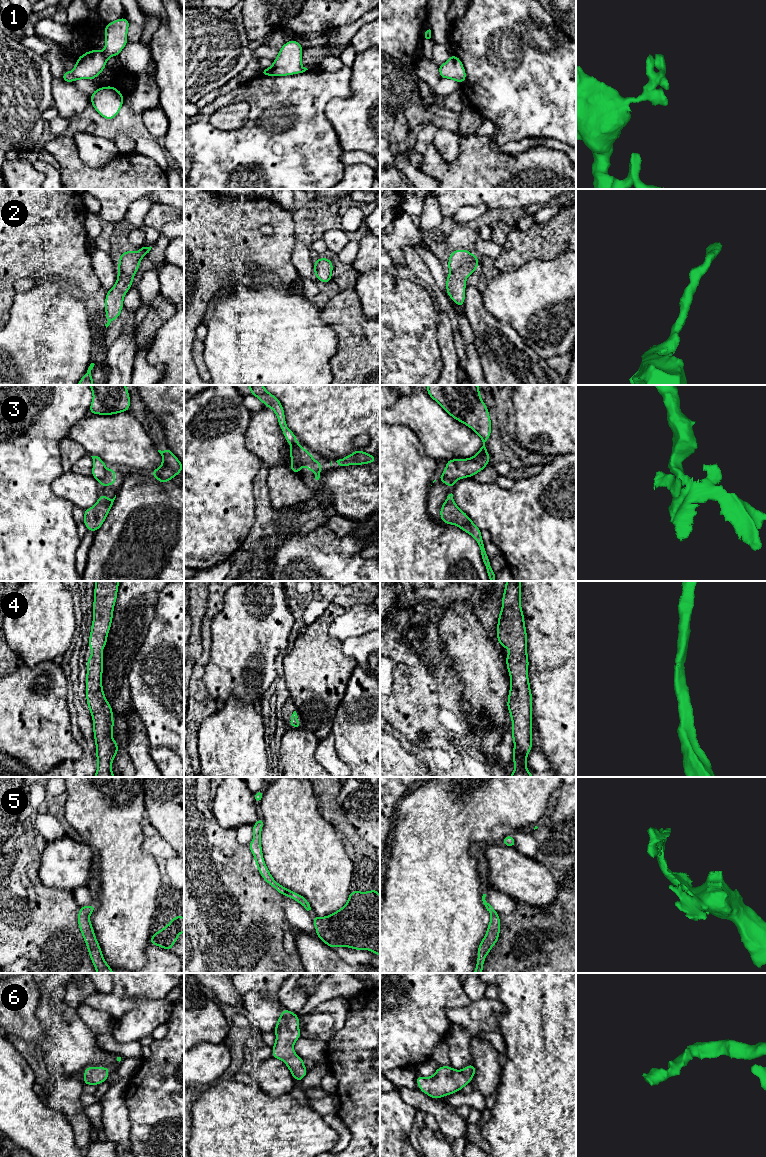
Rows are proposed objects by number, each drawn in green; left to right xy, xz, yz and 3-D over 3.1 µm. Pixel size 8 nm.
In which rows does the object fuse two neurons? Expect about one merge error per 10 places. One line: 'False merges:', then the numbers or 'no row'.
False merges: no row

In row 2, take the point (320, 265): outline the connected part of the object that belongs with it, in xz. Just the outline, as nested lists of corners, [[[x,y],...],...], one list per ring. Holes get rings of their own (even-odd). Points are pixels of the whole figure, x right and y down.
[[[326,257],[314,259],[314,275],[321,283],[328,283],[332,280],[333,262]]]

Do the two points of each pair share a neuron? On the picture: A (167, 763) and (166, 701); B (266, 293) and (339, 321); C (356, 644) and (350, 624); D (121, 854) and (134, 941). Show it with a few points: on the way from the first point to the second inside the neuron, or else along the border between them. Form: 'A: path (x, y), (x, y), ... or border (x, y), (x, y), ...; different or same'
A: border (151, 747), (169, 747), (173, 751); different
B: border (320, 308), (320, 317), (335, 332); different
C: border (369, 631), (349, 636), (342, 641); different
D: path (127, 876), (127, 919); same

